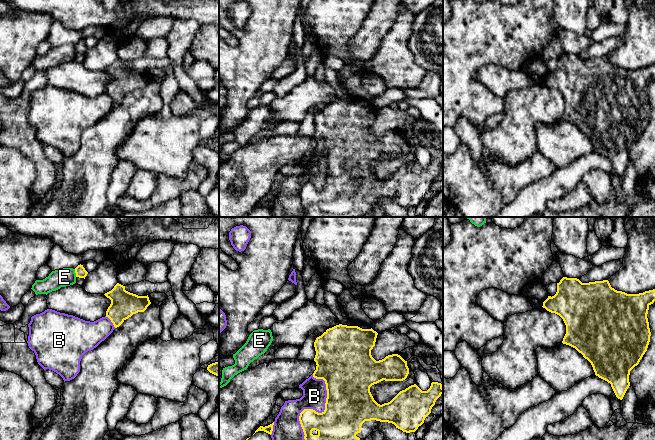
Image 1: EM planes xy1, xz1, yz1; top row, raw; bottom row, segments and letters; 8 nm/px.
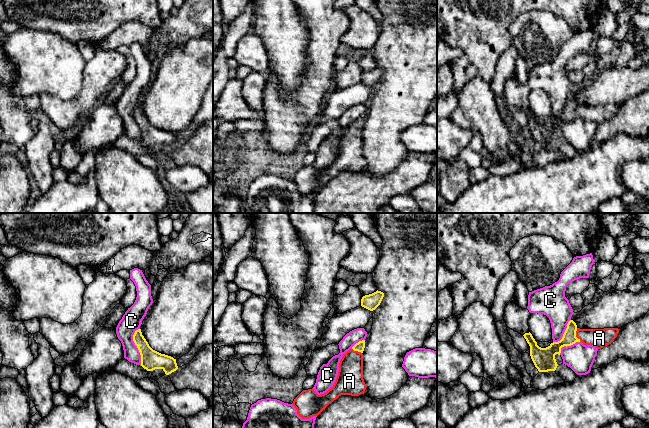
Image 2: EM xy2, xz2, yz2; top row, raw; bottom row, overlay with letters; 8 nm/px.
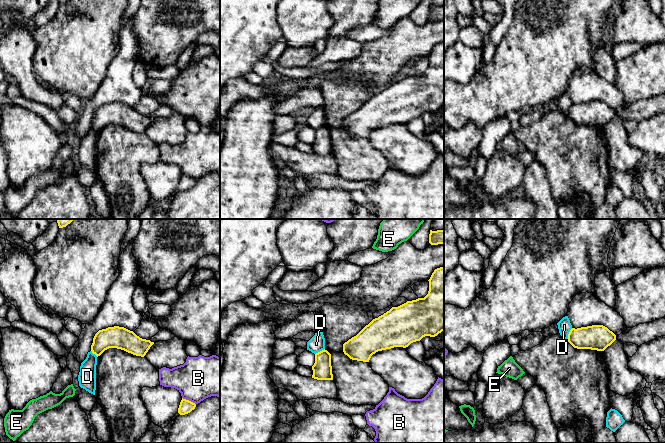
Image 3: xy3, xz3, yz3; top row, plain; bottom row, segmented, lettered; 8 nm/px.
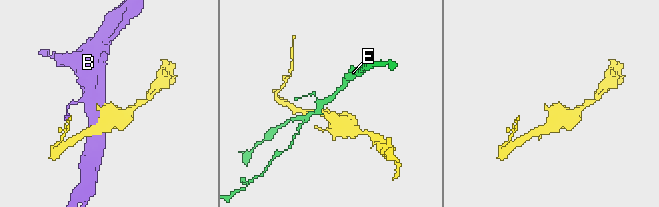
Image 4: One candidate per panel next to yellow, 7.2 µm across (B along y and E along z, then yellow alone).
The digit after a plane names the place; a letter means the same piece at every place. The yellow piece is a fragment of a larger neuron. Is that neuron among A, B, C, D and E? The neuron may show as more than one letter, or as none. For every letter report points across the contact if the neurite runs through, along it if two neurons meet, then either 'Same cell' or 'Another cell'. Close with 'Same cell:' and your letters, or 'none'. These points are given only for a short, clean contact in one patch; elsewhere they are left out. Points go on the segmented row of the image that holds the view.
A: Path across: yz2 (569, 338), (575, 334), (599, 338). Same cell
B: Another cell
C: Another cell
D: Boundary: yz3 (572, 328), (567, 340). Another cell
E: Boundary: xy1 (74, 269), (76, 276). Another cell
Same cell: A

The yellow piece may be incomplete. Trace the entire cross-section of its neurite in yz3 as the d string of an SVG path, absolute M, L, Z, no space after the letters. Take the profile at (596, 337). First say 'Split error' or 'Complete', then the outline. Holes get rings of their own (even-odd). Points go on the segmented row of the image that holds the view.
Complete. M603 325L572 328L568 342L577 349L604 351L616 340L616 335Z

